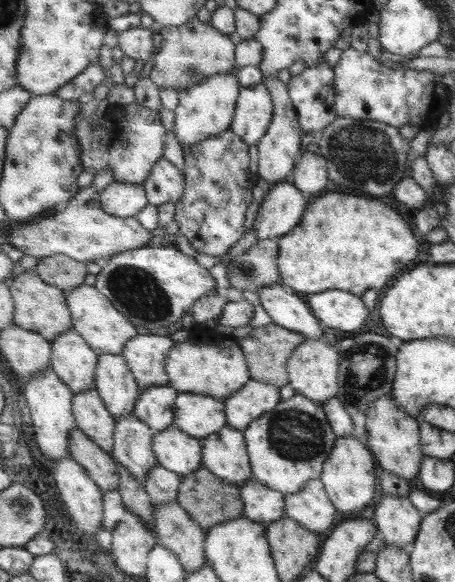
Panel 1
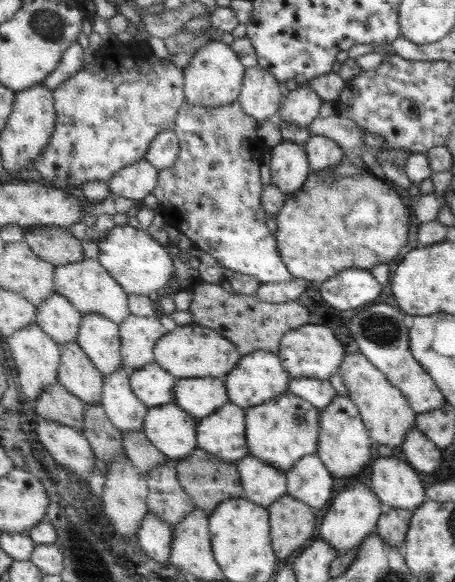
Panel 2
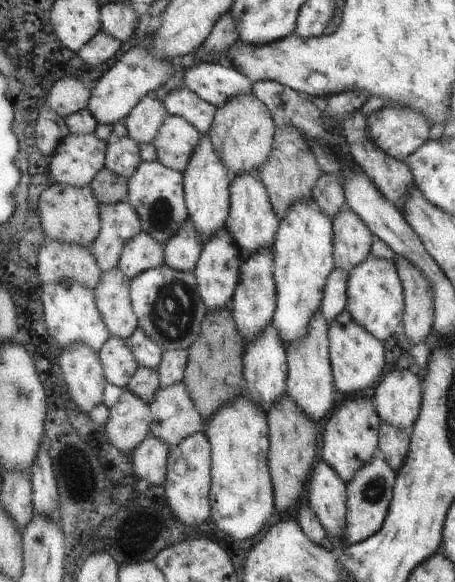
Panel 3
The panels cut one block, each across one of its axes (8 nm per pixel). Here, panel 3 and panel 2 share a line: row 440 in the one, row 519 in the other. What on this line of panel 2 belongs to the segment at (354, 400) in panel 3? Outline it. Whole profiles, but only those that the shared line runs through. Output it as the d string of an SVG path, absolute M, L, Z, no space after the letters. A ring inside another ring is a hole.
M351 481L341 485L335 496L335 502L321 515L320 538L332 544L337 550L357 549L375 528L378 528L384 506L372 488L363 482Z

